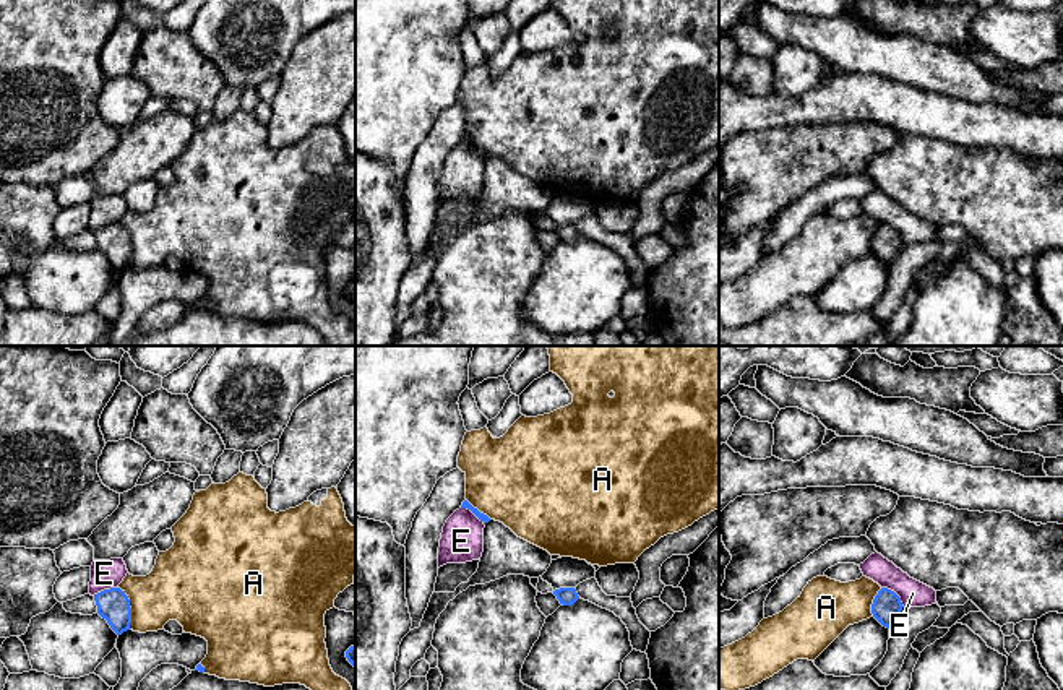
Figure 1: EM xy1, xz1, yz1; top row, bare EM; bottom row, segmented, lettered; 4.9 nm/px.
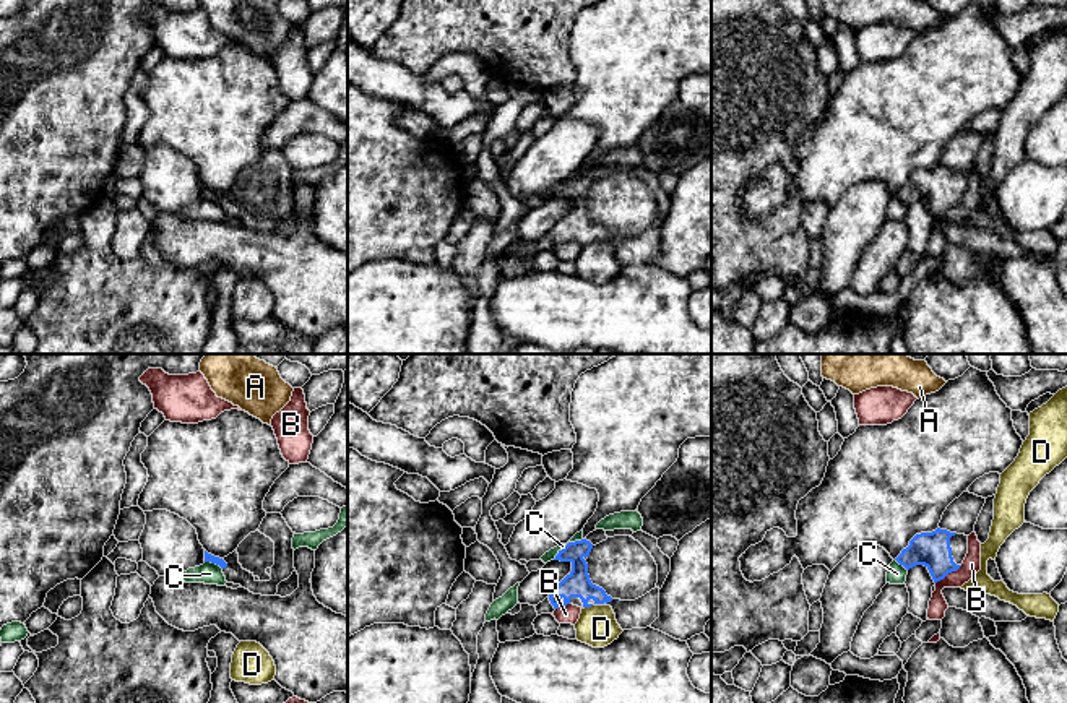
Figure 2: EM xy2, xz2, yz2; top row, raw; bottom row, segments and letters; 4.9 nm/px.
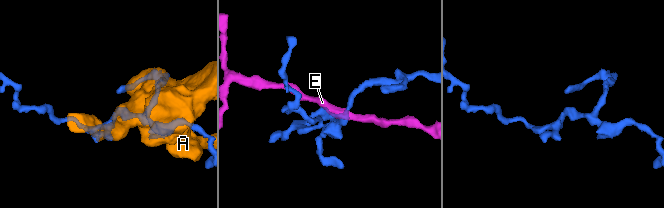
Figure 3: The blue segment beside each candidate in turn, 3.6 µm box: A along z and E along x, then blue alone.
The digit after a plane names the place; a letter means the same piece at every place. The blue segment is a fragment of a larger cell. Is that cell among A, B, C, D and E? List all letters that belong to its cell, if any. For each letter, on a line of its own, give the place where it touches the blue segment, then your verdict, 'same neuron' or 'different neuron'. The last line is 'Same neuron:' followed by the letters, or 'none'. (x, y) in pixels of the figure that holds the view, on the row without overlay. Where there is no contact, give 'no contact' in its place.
A: xy1 (130, 244) | different neuron
B: yz2 (949, 208) | different neuron
C: xz2 (567, 181) | different neuron
D: xz2 (588, 242) | different neuron
E: yz1 (895, 229) | different neuron
Same neuron: none

